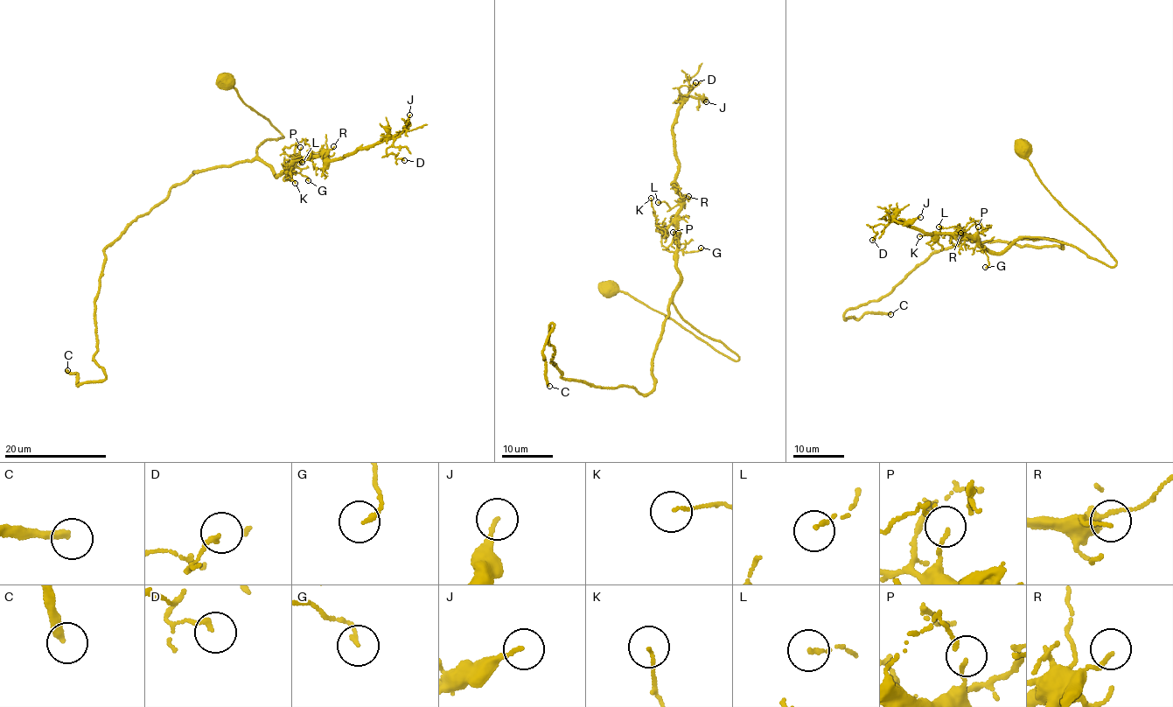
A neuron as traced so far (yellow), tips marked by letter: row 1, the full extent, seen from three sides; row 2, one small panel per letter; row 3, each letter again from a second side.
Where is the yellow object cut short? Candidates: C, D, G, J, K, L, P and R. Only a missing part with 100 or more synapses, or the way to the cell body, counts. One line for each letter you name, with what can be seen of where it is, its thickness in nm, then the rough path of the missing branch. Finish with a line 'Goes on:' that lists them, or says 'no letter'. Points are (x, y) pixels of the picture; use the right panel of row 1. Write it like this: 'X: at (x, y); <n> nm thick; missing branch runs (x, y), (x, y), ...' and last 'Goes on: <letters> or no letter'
C: at (890, 314); 300 nm thick; missing branch runs (890, 314), (957, 274), (988, 276), (1017, 258), (1027, 262), (1024, 248), (1030, 245)
Goes on: C

